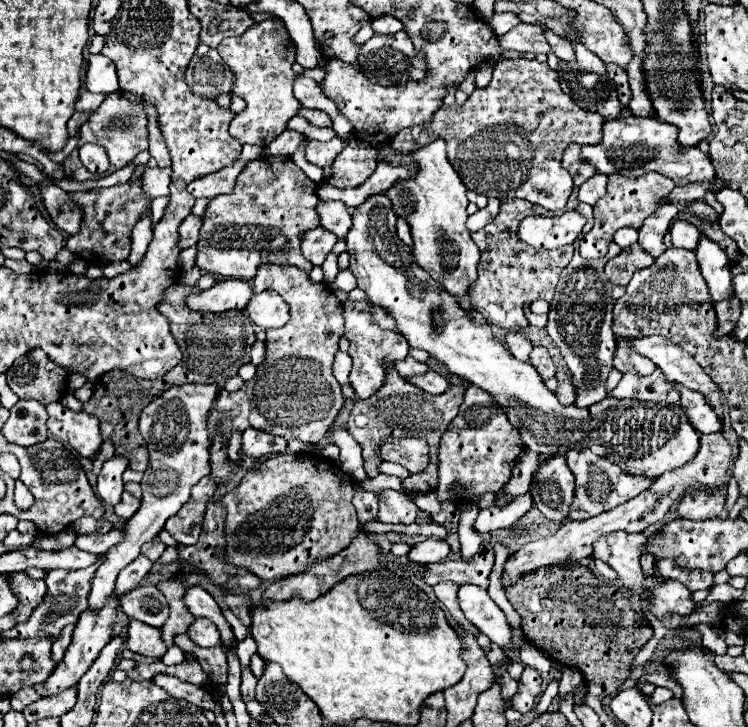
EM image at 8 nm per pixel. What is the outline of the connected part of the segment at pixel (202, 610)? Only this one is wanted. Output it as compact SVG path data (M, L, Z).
M194 586L194 588L188 588L186 594L184 594L184 604L188 606L188 610L194 614L194 616L204 616L208 620L212 620L218 630L222 632L222 642L228 646L232 644L236 638L232 634L232 628L230 624L226 622L220 606L216 604L216 600L202 588L202 586Z

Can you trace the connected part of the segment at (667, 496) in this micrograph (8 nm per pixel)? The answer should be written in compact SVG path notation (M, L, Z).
M712 432L712 434L702 434L700 436L700 450L698 454L686 462L682 468L674 468L664 472L660 478L654 480L652 488L648 488L646 492L638 494L636 498L620 504L618 508L612 508L608 512L602 512L598 516L592 516L588 520L568 520L564 522L556 534L530 542L526 546L522 546L518 552L514 552L506 564L504 564L504 588L510 586L512 582L516 582L522 574L532 572L540 566L550 566L550 564L562 564L566 560L582 560L586 556L592 554L592 544L596 540L600 540L606 534L614 534L614 532L642 532L646 528L650 528L652 524L658 524L666 518L668 510L672 510L674 506L680 504L682 496L694 492L694 490L714 490L720 488L728 482L730 476L730 462L732 462L732 448L726 442L726 438L722 436L722 432Z

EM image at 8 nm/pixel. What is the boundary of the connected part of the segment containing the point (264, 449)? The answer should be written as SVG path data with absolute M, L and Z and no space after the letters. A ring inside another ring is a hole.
M246 428L242 432L242 450L254 458L262 458L268 454L280 454L286 450L286 440L280 436L260 432L256 428Z

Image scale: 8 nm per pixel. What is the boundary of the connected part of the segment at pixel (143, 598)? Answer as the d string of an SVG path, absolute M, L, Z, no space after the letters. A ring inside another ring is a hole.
M142 584L122 596L122 612L144 624L162 628L168 620L168 604L154 584Z

